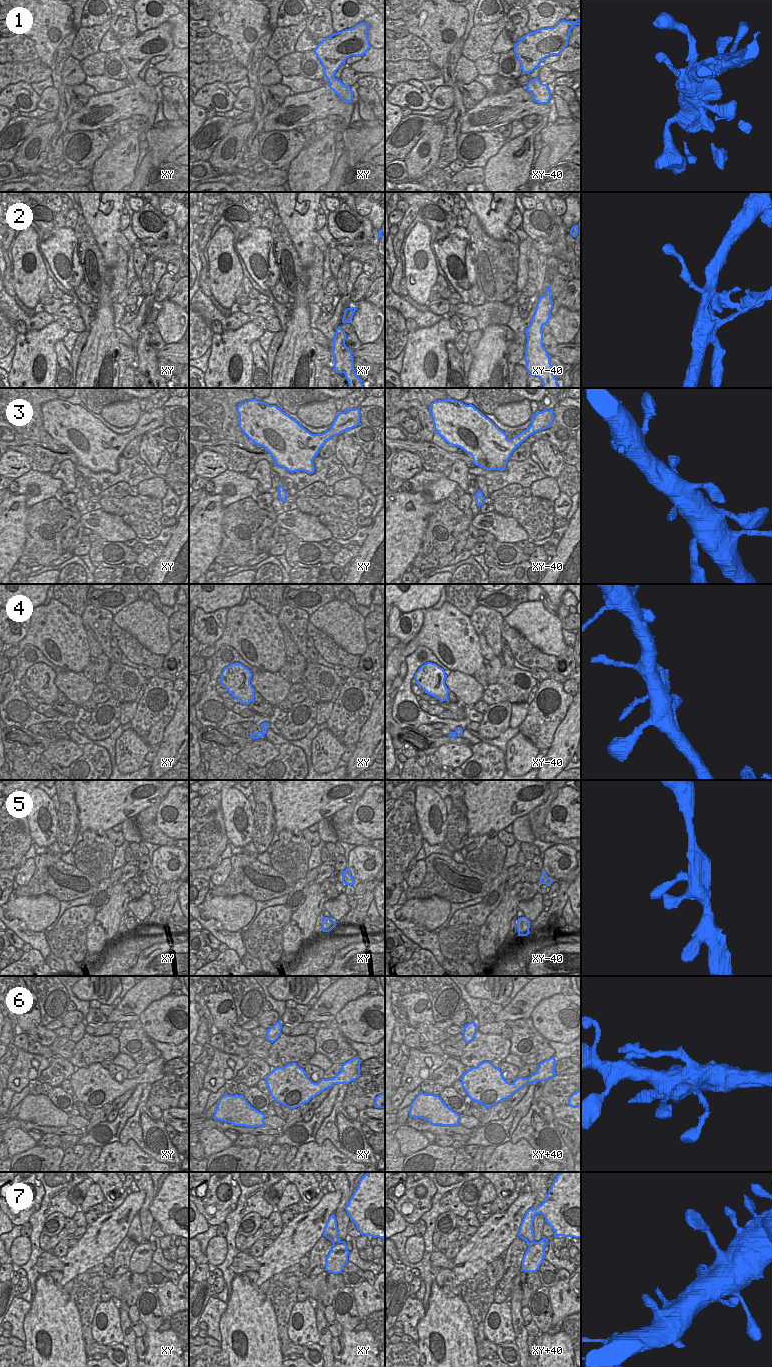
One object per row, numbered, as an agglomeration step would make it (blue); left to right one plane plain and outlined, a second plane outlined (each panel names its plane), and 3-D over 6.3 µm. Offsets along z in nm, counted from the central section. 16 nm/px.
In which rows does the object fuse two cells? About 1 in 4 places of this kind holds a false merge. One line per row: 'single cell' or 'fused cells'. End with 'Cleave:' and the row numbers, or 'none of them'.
1: single cell
2: fused cells
3: single cell
4: single cell
5: single cell
6: single cell
7: single cell
Cleave: 2

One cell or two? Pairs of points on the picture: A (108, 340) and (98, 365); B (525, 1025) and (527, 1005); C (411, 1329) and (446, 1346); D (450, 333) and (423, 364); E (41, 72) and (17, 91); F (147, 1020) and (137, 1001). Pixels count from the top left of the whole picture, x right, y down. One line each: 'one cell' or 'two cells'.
A: one cell
B: two cells
C: two cells
D: one cell
E: two cells
F: two cells

